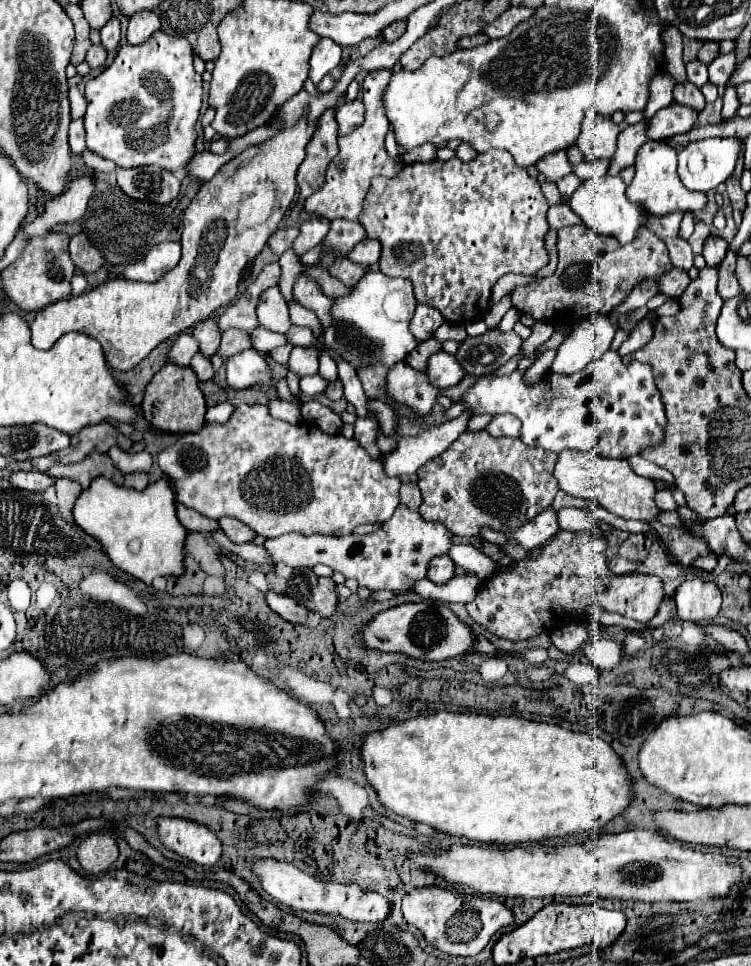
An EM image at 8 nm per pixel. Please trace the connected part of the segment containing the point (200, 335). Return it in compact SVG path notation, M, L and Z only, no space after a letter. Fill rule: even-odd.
M205 320L201 324L197 324L193 328L193 336L197 338L199 346L201 346L201 354L205 354L207 358L211 358L213 354L217 354L219 350L219 342L221 342L221 328L217 326L215 320Z

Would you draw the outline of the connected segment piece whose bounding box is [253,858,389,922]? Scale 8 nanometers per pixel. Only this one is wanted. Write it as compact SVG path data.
M259 860L253 864L253 872L261 878L261 884L267 894L271 894L277 902L291 906L293 910L307 910L307 912L329 912L329 914L341 914L349 920L359 922L381 922L389 914L389 904L385 904L385 898L377 892L363 892L355 884L331 884L331 882L319 882L313 876L297 870L291 864L277 862L277 860Z

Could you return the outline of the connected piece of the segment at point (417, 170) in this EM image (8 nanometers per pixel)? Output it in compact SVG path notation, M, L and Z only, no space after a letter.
M489 150L485 154L479 154L475 160L471 162L461 162L459 158L451 158L447 162L443 160L433 160L433 162L417 162L417 164L409 164L405 166L395 178L375 178L371 182L371 188L365 196L365 204L363 204L363 214L359 218L359 222L363 224L367 238L375 238L381 244L381 258L379 258L379 272L383 272L389 278L405 278L411 282L413 292L415 292L415 300L417 304L431 304L433 308L437 308L445 322L451 324L467 324L467 322L475 322L475 320L483 320L485 314L489 312L489 300L491 300L491 290L495 286L495 282L505 276L505 274L523 274L523 276L535 276L541 268L545 268L545 264L549 262L547 250L545 250L545 234L549 232L549 224L545 220L547 214L547 202L541 194L541 186L535 178L531 178L527 174L525 168L519 168L511 154L507 150Z

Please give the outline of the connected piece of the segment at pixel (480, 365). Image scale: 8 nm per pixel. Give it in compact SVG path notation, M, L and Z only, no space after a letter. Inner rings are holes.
M487 330L477 338L467 338L459 346L455 360L459 360L461 368L465 370L465 376L479 378L505 366L507 360L519 352L519 348L521 338L513 330Z

